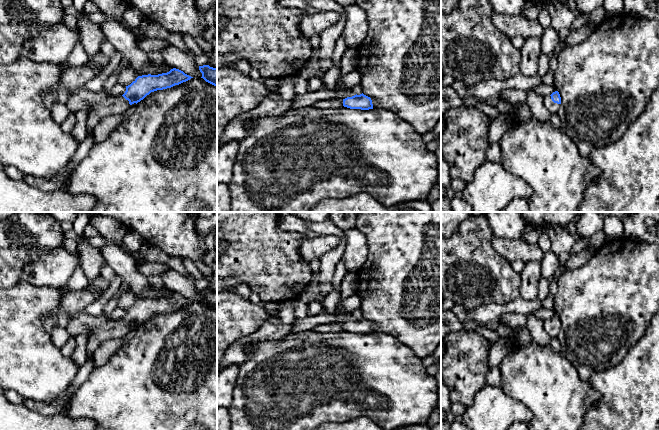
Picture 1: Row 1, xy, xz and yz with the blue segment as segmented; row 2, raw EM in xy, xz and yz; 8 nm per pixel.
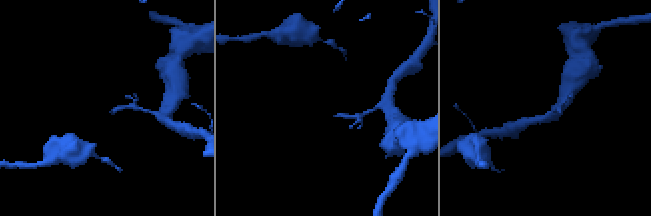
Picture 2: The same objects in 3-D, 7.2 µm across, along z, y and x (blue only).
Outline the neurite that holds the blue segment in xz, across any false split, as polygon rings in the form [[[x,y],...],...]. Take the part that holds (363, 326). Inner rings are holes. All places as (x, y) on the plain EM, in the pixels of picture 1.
[[[324,309],[317,315],[308,315],[302,319],[296,318],[295,321],[291,324],[292,328],[289,334],[309,331],[317,325],[333,324],[339,321],[343,322],[344,331],[361,334],[373,333],[371,322],[364,319],[363,317],[357,319],[351,314],[349,314],[347,317],[344,317],[339,313],[330,314]]]

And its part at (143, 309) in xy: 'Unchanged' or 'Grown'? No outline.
Grown

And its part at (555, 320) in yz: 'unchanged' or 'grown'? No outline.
grown

